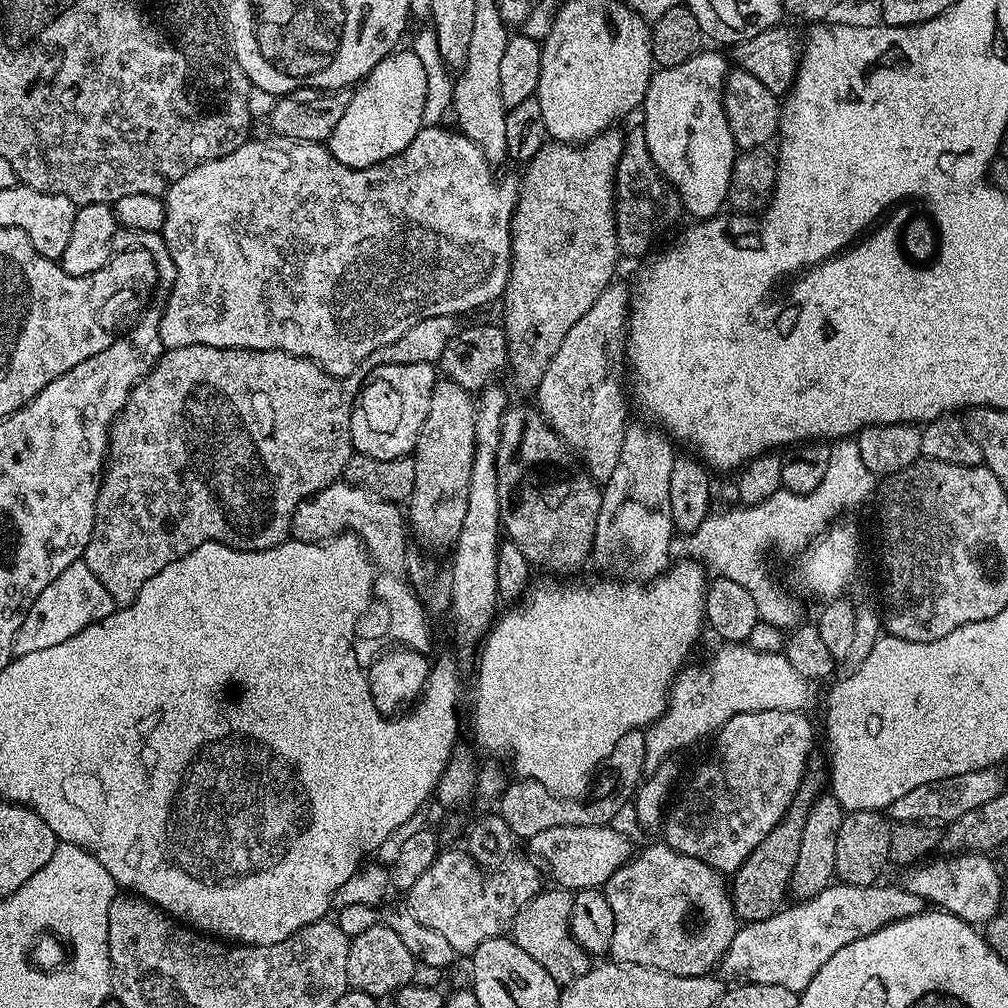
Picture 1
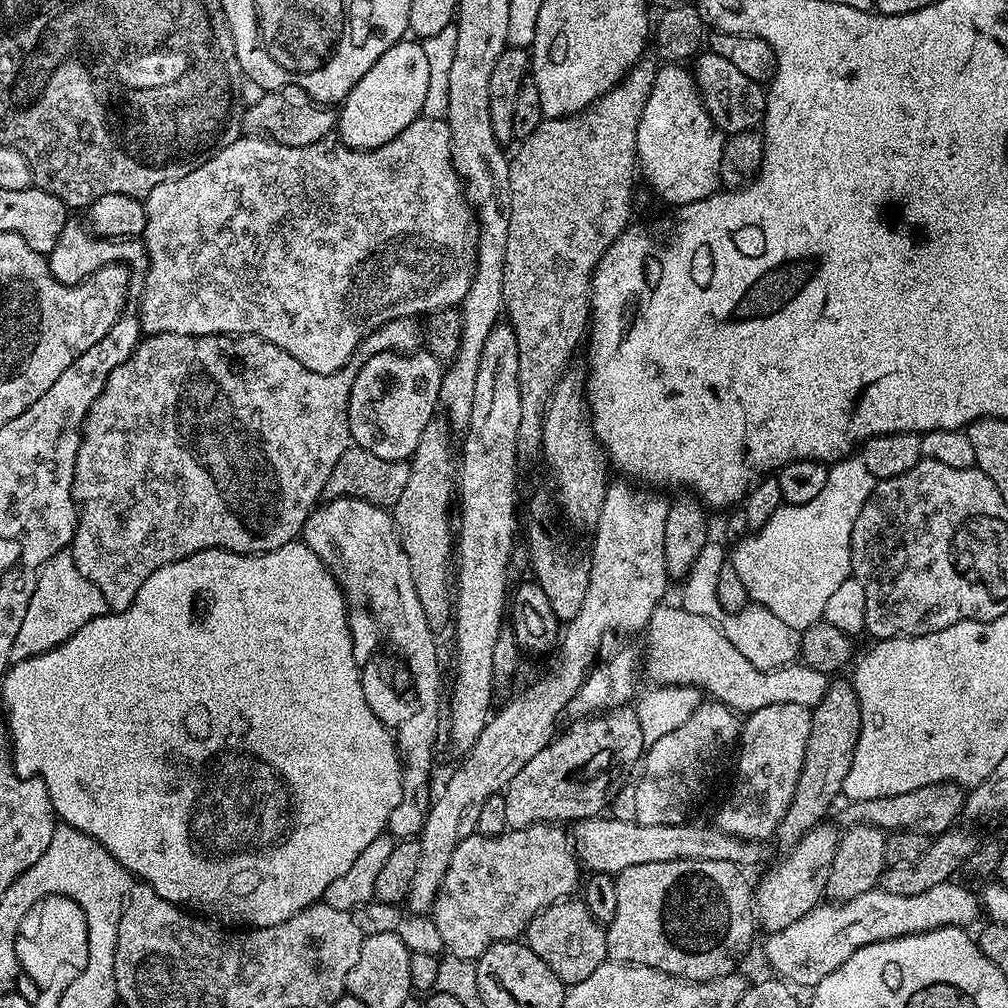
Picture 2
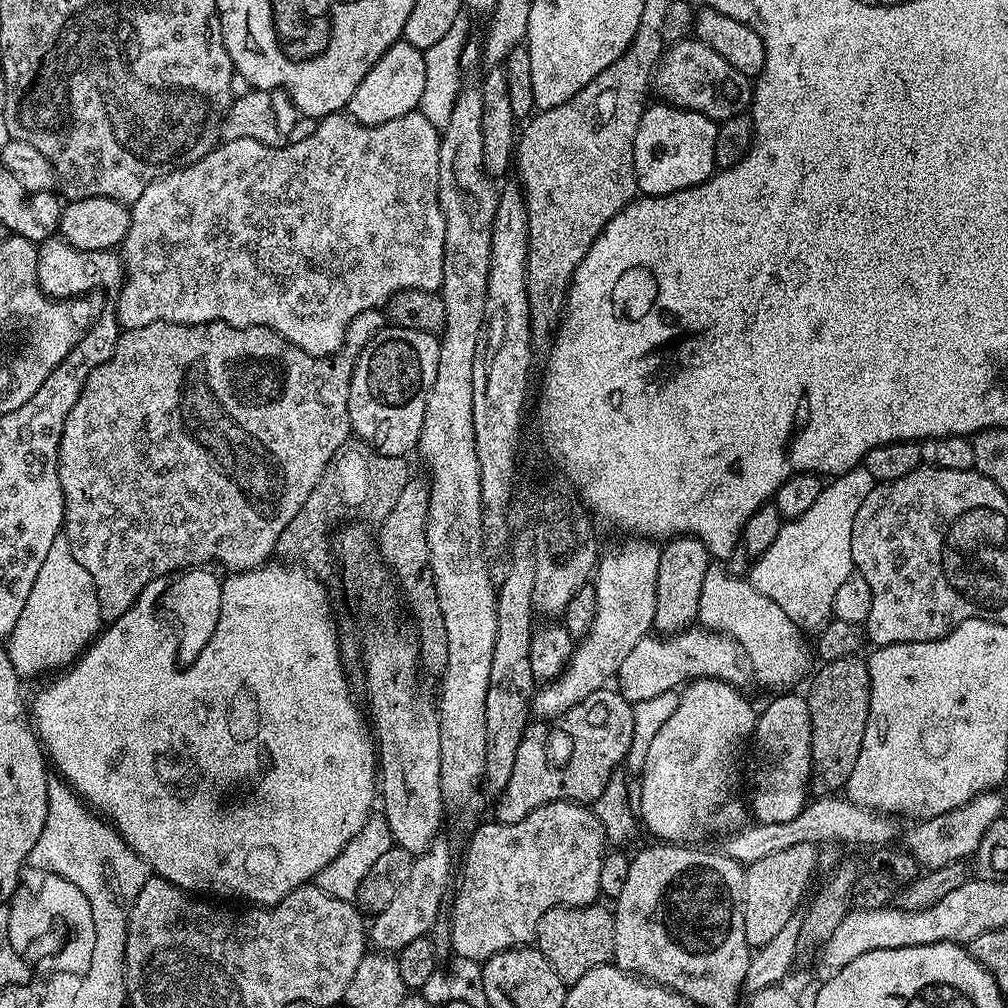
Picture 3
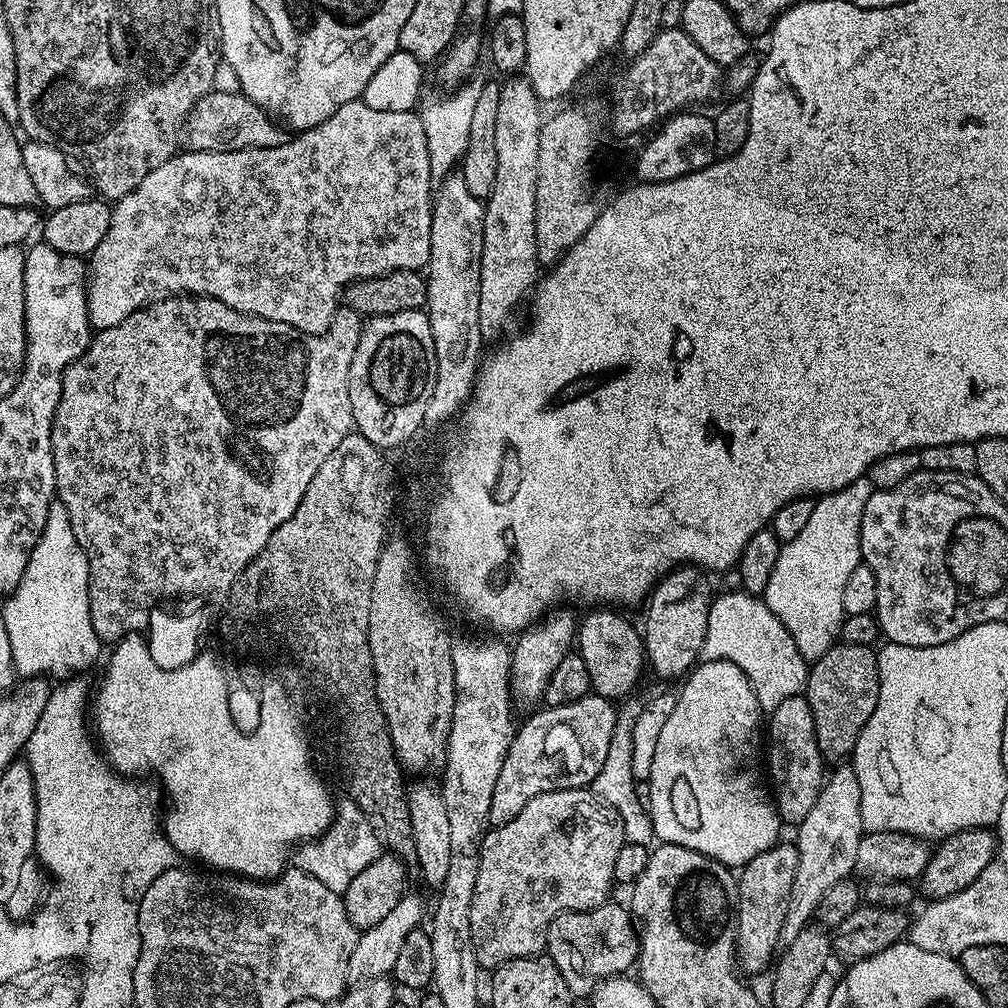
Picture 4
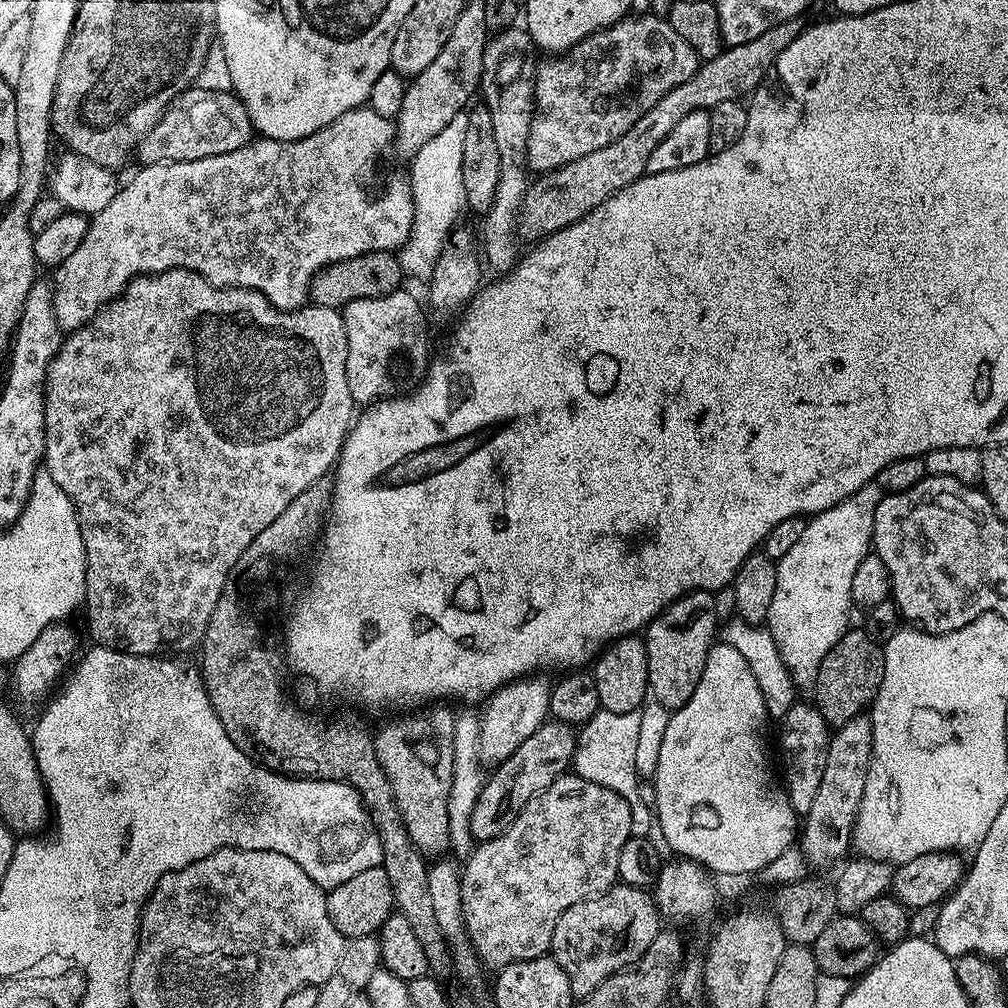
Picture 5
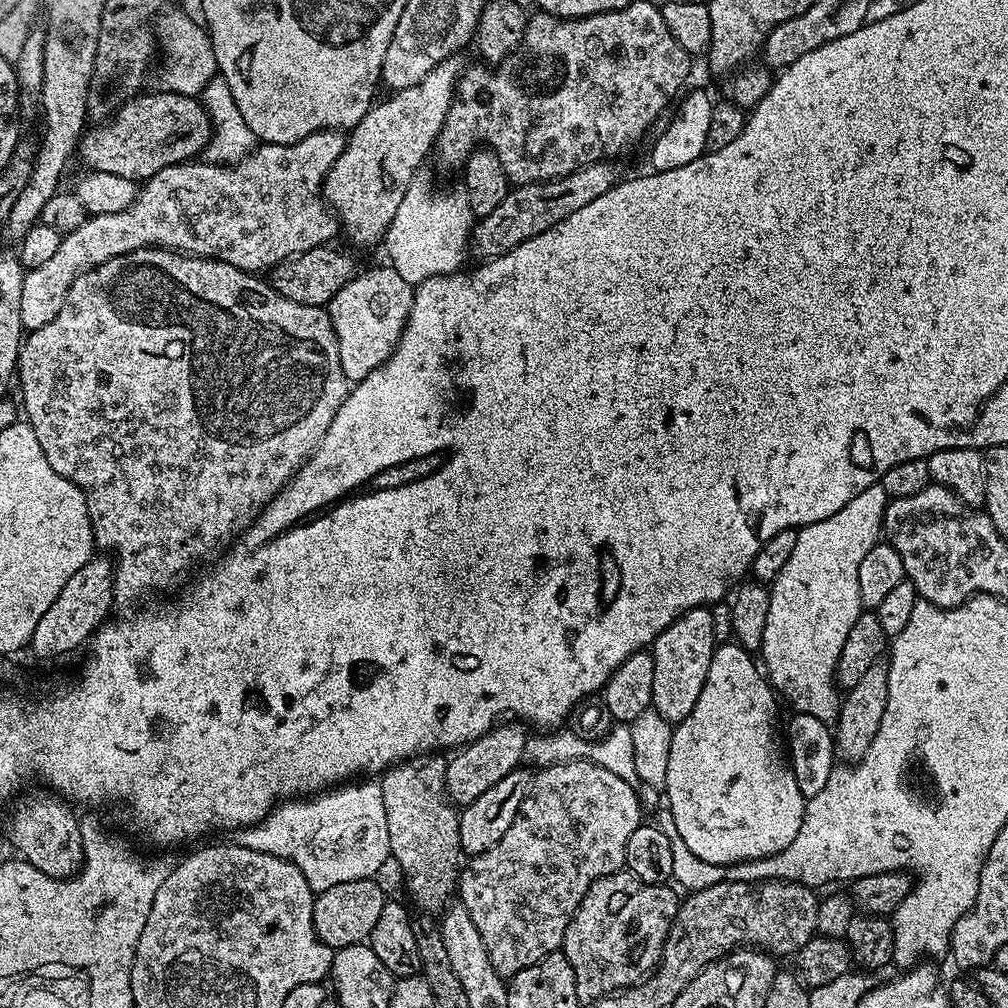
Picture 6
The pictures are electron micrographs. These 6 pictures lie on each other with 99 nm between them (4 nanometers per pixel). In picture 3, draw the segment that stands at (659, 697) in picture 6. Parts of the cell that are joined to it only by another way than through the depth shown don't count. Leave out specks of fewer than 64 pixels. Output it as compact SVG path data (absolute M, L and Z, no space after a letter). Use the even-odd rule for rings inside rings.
M678 536L663 545L658 558L658 594L654 602L653 629L665 637L685 632L697 623L702 584L708 581L708 547L693 536Z

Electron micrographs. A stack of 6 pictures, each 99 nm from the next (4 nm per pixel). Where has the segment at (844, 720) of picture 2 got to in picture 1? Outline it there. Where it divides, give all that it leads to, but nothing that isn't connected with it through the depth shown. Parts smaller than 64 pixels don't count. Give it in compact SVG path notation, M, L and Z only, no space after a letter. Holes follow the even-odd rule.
M815 766L809 767L804 773L804 780L798 786L798 790L792 799L792 805L786 810L786 814L780 819L780 824L774 826L774 830L770 830L770 834L766 834L766 838L762 838L762 842L758 842L758 846L754 846L754 850L742 862L742 866L734 873L730 880L730 891L734 901L736 915L741 921L751 922L753 920L765 920L785 907L787 897L790 892L792 883L792 875L794 874L794 862L798 862L798 846L802 846L802 830L806 826L806 818L808 817L809 807L817 795L816 788L826 784L826 776L819 772Z

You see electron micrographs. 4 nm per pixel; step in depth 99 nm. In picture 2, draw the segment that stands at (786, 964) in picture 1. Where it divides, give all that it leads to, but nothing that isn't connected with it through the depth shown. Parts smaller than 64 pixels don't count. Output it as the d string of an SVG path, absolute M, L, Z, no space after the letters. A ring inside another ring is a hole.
M956 882L939 884L923 894L890 894L877 886L858 898L821 902L798 922L790 922L786 930L767 933L764 956L779 979L797 989L811 990L862 946L939 928L967 929L981 912L977 893L959 888Z

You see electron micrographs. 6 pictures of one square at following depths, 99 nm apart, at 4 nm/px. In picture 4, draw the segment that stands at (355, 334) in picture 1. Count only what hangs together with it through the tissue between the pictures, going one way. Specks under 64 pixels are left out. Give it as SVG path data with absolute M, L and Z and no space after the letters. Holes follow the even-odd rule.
M363 99L338 106L338 110L334 110L326 122L303 129L285 144L273 148L235 148L229 152L181 151L162 162L158 170L150 170L150 174L146 174L146 178L142 178L142 182L138 182L130 194L111 205L110 230L106 230L106 236L102 242L98 242L86 264L90 273L86 280L88 323L96 330L118 326L118 322L130 318L130 314L138 309L145 308L155 300L165 300L167 296L209 296L248 316L266 318L270 322L286 322L286 326L294 326L306 336L320 336L330 326L337 308L341 307L345 288L355 280L385 276L394 270L420 272L427 269L433 199L430 153L419 115L415 111L373 110L364 104Z

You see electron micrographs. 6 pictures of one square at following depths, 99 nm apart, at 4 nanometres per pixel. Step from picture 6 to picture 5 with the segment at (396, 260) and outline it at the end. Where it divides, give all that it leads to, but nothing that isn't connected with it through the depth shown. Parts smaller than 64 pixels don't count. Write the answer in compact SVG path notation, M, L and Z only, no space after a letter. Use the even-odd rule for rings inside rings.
M459 113L448 126L420 147L410 161L408 181L411 186L412 224L411 234L398 252L400 268L405 275L426 282L431 279L441 250L447 243L462 212L467 209L462 181L463 139L466 138L465 113Z

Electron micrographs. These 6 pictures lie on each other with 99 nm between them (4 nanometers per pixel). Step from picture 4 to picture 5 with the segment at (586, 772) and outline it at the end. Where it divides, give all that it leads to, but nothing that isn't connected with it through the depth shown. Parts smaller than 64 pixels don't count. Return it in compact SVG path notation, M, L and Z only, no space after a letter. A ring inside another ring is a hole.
M546 722L537 732L530 734L510 758L506 758L502 763L495 765L496 772L487 777L484 782L482 794L478 796L478 802L474 804L474 814L470 814L470 830L477 841L493 840L494 837L502 835L514 822L514 818L542 790L546 790L559 776L565 775L573 763L577 745L577 733L569 725L559 722Z

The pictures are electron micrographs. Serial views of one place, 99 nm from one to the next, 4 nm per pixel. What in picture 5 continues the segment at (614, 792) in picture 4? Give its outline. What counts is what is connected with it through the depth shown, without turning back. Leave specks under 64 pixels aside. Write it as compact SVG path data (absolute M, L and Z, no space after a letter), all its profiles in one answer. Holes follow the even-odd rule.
M600 709L581 727L577 735L577 745L573 756L572 770L577 776L586 778L596 785L614 790L631 808L631 832L634 836L651 835L654 828L653 809L641 801L638 786L641 782L635 761L639 741L639 709L617 714Z

